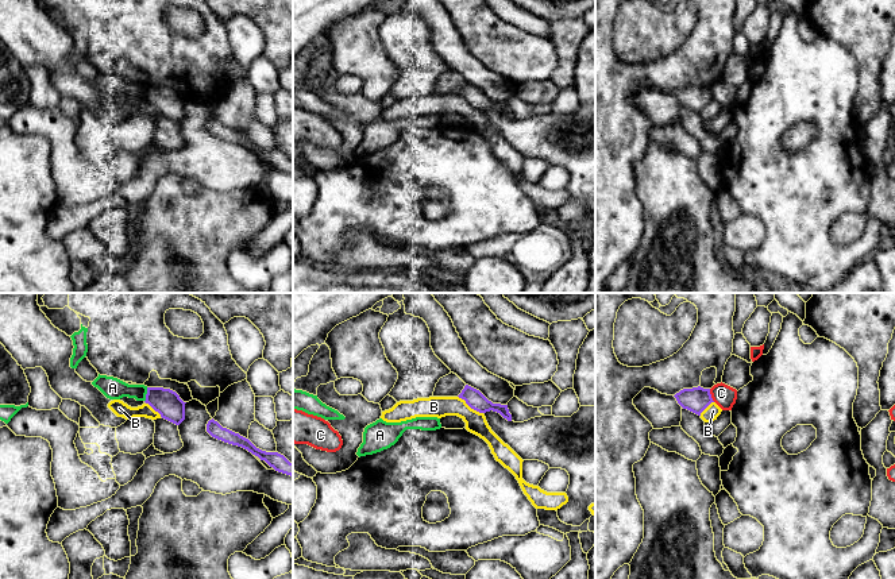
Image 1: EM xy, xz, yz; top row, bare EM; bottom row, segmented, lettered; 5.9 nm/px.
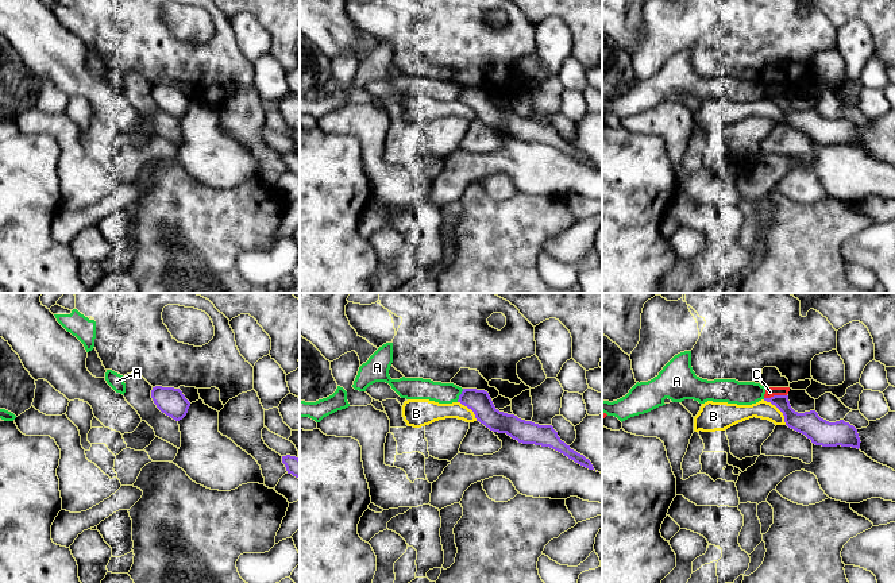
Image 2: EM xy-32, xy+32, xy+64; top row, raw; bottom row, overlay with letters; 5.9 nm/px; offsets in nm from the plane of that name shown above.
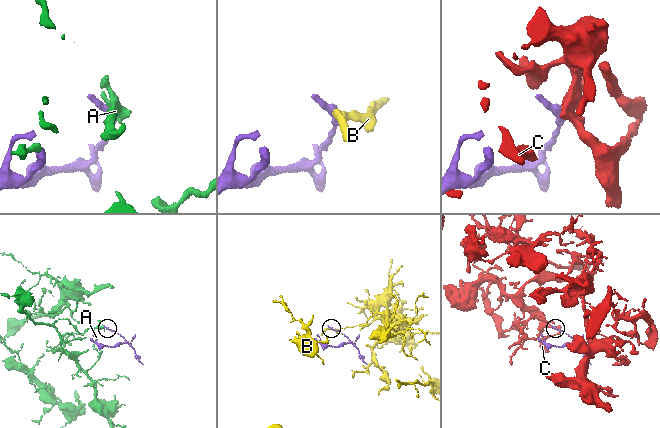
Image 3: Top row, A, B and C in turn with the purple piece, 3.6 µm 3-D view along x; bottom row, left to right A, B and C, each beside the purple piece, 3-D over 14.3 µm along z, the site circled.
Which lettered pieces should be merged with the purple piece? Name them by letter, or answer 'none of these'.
none of these

